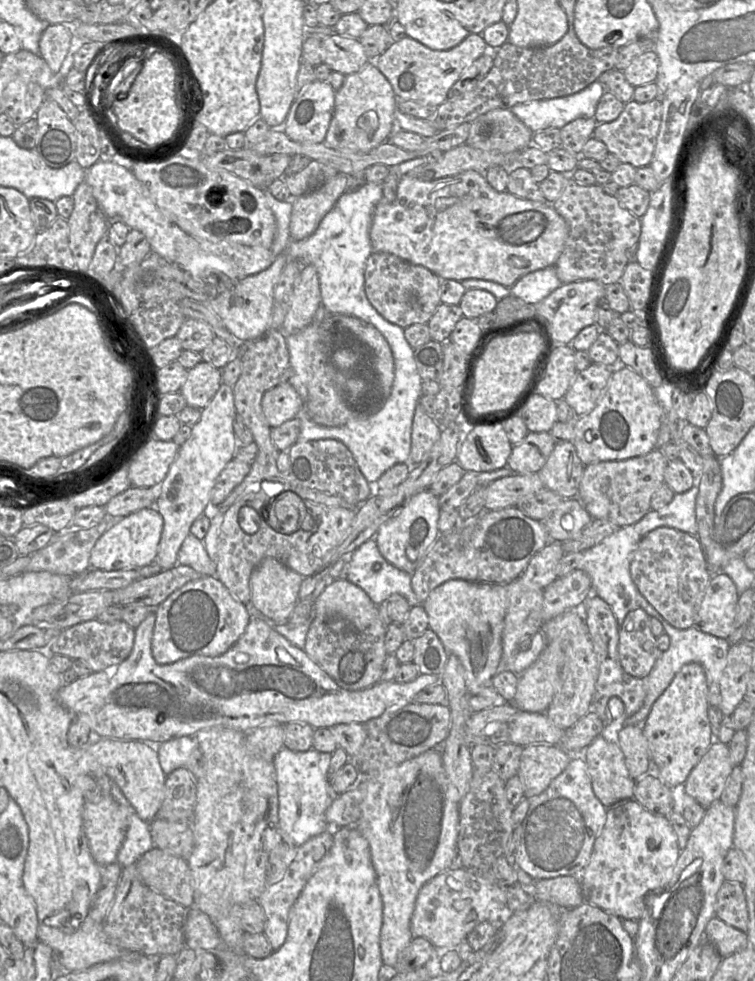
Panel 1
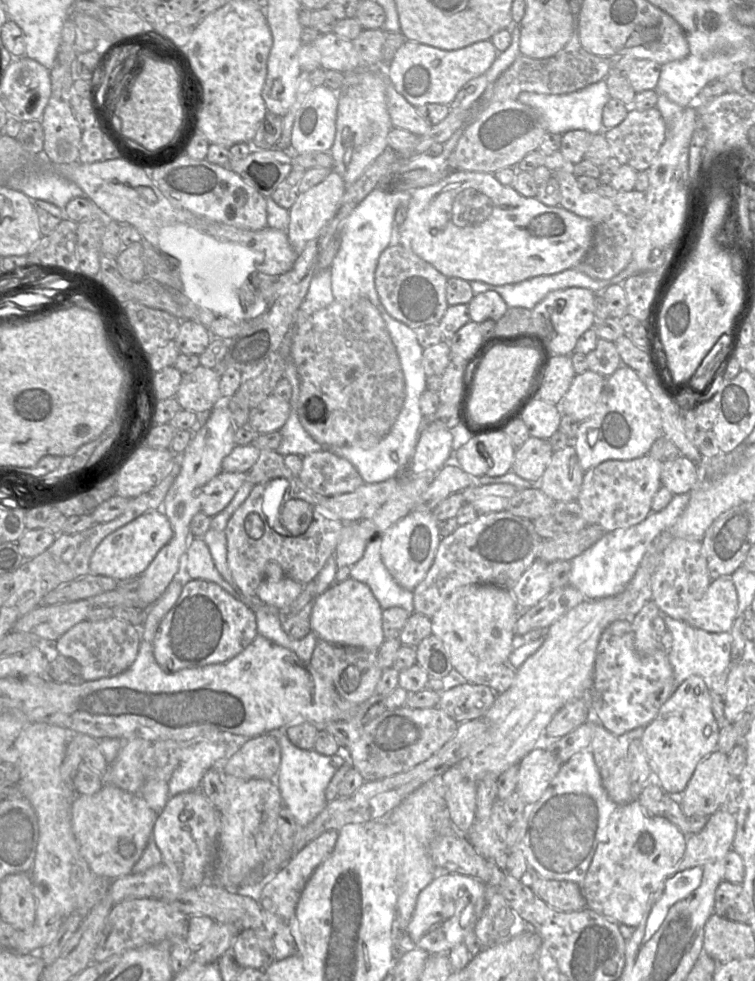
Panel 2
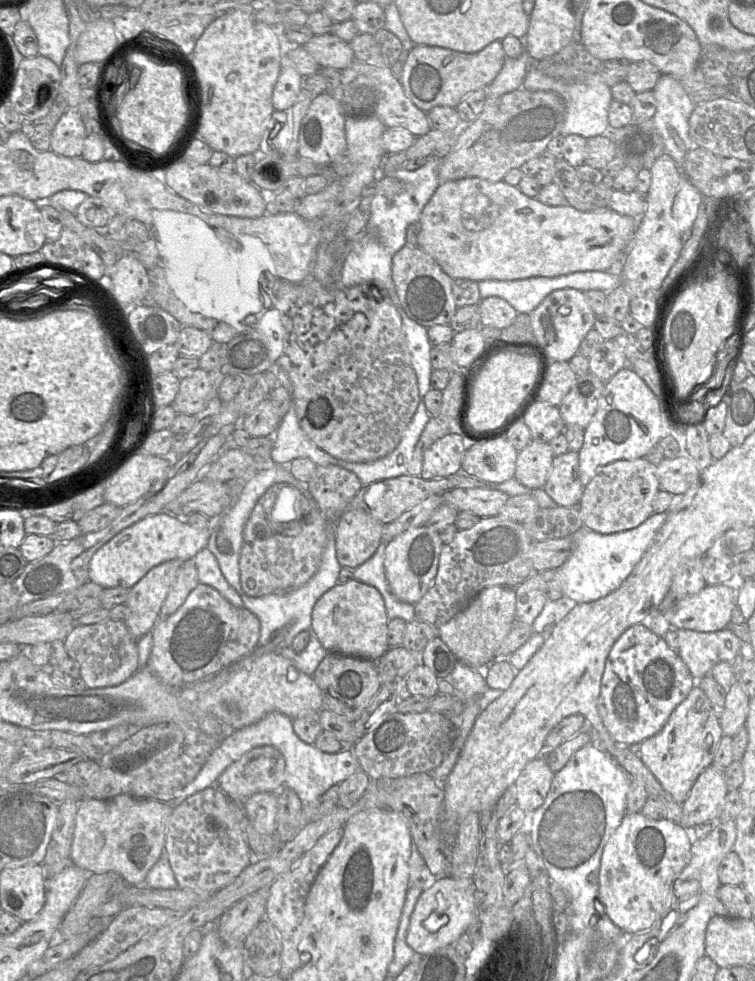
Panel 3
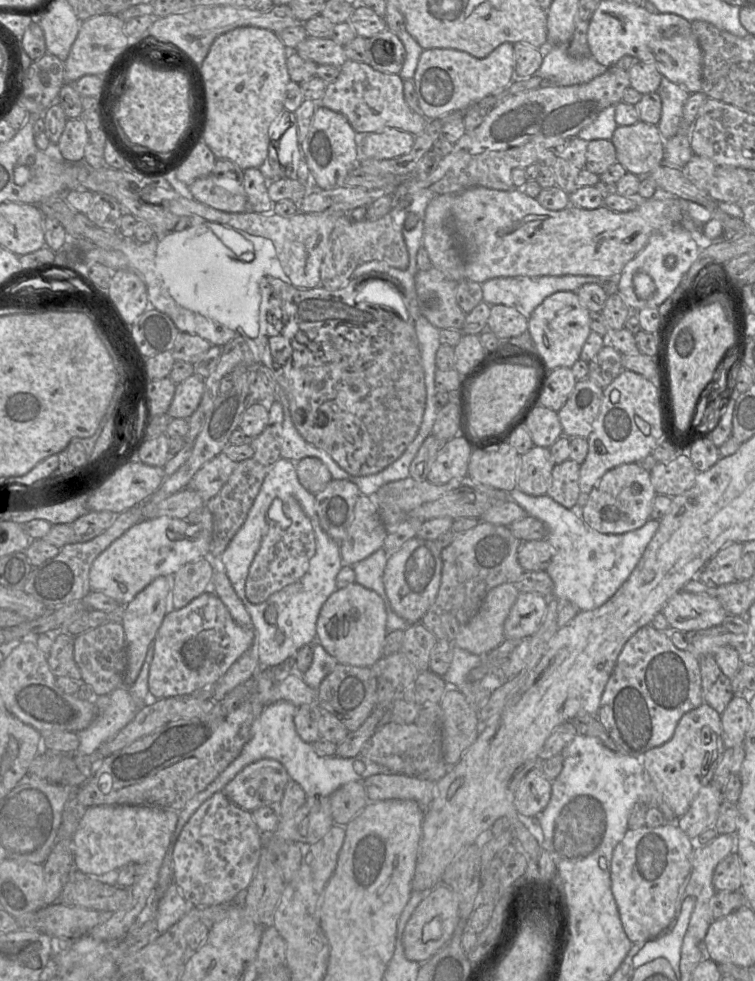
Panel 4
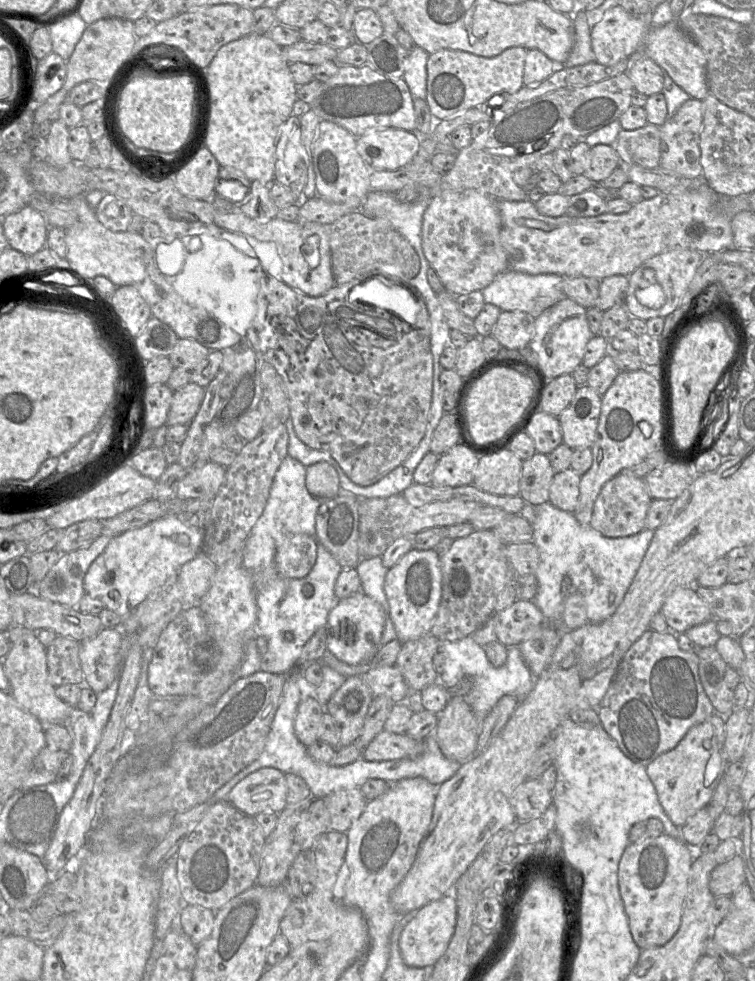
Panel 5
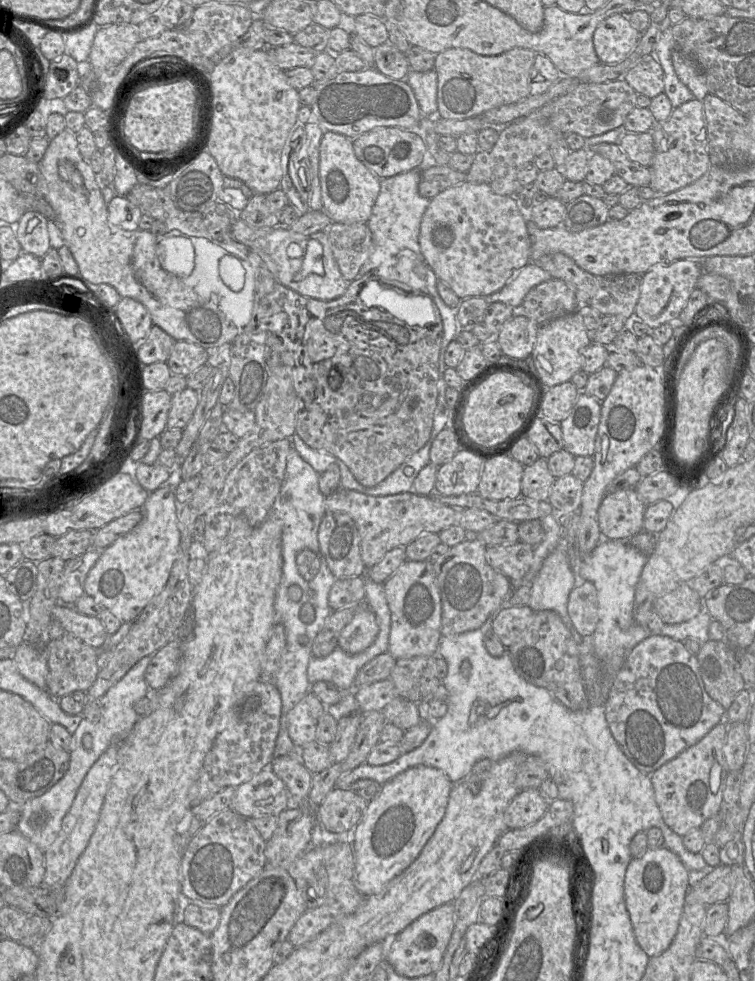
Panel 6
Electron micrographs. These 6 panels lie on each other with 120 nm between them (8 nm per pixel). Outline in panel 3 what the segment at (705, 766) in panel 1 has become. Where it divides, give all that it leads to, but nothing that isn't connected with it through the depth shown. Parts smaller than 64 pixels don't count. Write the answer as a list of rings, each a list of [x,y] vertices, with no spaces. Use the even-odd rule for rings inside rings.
[[[710,765],[698,776],[682,804],[679,823],[684,828],[693,828],[705,821],[717,821],[727,792],[725,770]]]

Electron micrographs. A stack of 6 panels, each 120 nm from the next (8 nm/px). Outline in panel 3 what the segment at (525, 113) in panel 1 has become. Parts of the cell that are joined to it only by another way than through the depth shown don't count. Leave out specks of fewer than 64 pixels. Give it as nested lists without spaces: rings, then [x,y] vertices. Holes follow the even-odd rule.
[[[531,68],[527,73],[522,88],[529,91],[552,91],[558,93],[566,104],[566,120],[562,135],[577,134],[586,139],[609,132],[608,113],[613,96],[611,88],[602,80],[602,74],[597,73],[577,84],[565,84],[541,73],[537,68]]]

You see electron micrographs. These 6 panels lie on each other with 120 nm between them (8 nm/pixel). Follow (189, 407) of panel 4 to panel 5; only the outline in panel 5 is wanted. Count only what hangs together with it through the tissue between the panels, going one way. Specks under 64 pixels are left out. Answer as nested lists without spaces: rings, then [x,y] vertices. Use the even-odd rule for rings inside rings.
[[[192,382],[174,391],[166,426],[187,426],[196,416],[203,397],[204,388]]]

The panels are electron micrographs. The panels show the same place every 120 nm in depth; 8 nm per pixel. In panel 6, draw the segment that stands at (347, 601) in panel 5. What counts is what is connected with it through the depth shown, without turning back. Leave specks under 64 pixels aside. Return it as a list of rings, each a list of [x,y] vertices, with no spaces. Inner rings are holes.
[[[370,608],[360,610],[341,631],[338,647],[348,654],[358,654],[374,642],[378,633],[379,626],[374,612]]]

